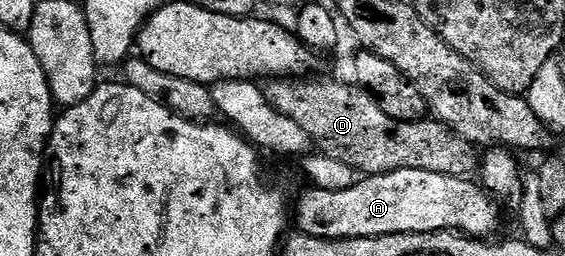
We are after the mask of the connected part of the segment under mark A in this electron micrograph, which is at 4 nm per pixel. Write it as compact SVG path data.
M395 170L378 176L365 176L347 190L332 192L305 186L291 212L295 224L297 220L296 231L324 240L450 230L474 238L492 237L489 235L501 224L502 209L480 183L473 181L472 184L471 181L460 176L431 174L431 170Z

